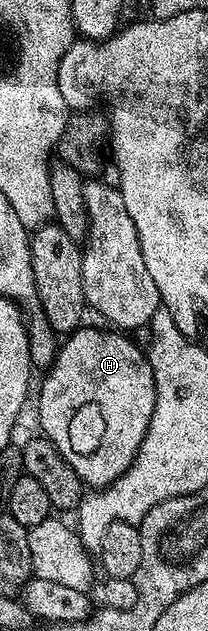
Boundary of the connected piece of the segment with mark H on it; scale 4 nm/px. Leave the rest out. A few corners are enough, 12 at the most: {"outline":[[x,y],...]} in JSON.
{"outline":[[81,325],[36,399],[88,489],[134,461],[154,413],[135,338]]}

